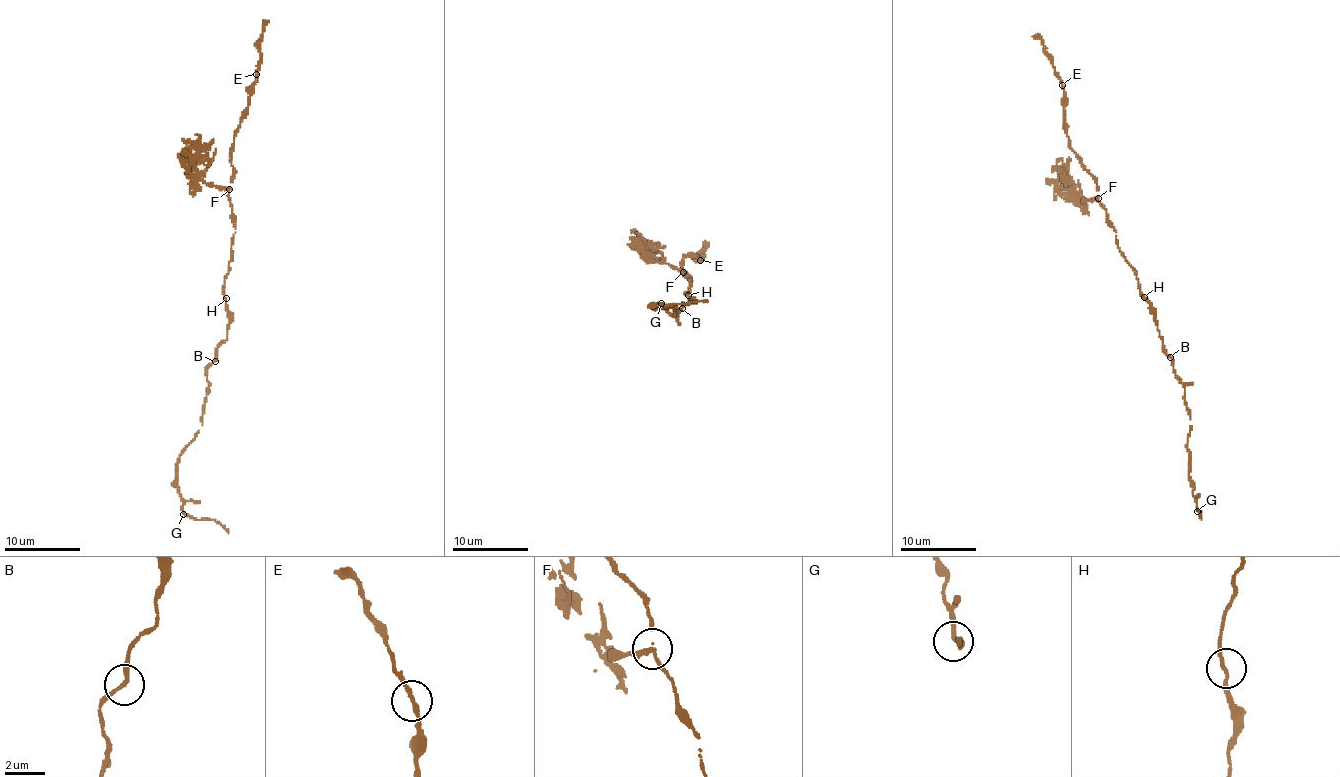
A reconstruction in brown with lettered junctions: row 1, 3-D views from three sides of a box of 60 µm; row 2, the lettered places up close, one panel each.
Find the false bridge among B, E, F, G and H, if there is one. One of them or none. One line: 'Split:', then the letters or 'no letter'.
Split: F

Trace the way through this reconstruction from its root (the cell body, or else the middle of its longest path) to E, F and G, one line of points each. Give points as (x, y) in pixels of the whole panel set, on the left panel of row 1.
E: (224, 291), (235, 232), (228, 196), (232, 147), (256, 74)
F: (224, 291), (235, 232), (229, 190)
G: (224, 291), (229, 319), (227, 338), (207, 369), (208, 392), (202, 425), (177, 464), (183, 514)

